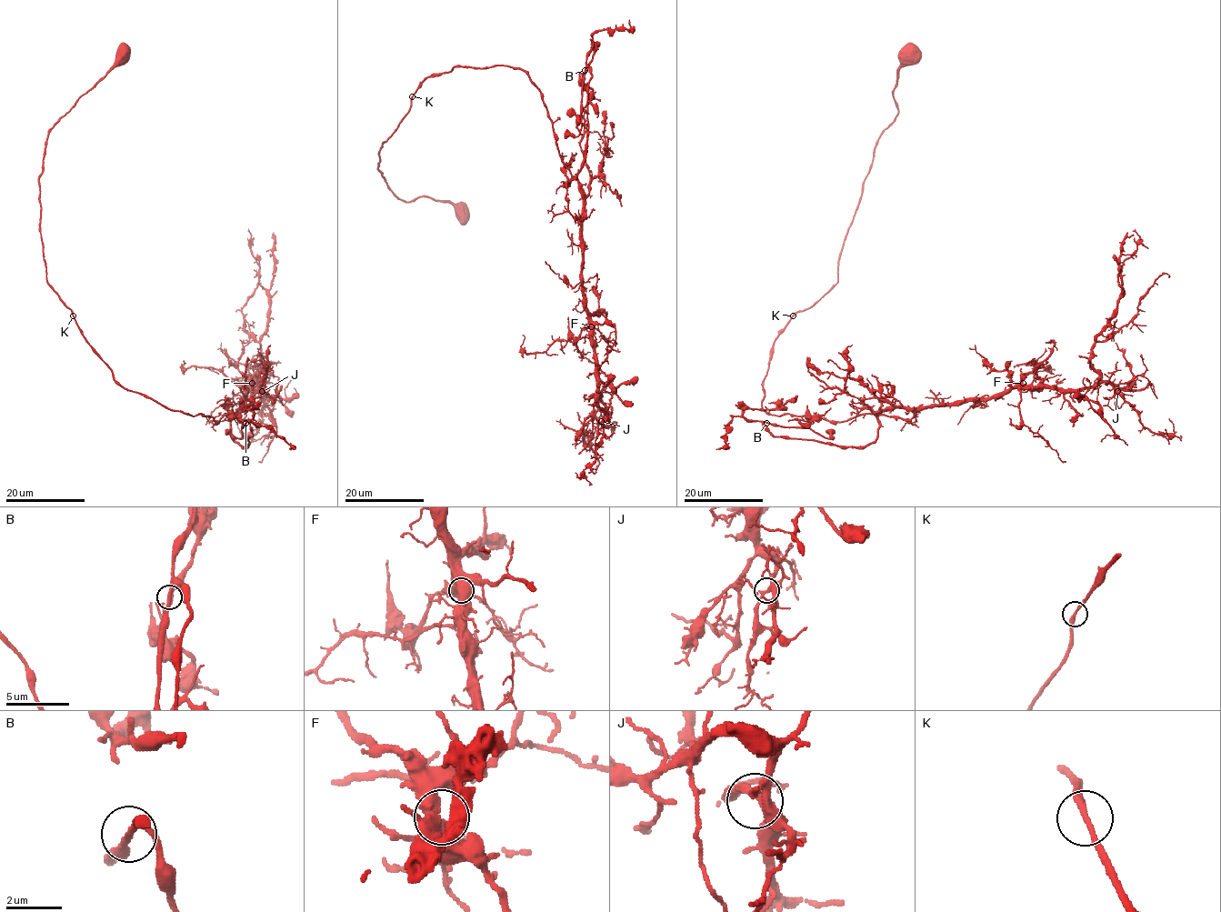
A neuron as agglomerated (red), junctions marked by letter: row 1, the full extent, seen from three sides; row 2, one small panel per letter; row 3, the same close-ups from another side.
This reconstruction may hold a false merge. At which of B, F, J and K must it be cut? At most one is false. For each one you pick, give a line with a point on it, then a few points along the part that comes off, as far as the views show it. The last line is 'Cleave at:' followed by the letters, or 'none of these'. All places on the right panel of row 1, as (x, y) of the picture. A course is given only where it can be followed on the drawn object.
Cleave at: none of these

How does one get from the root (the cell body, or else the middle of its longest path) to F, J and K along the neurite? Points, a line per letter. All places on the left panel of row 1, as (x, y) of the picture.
F: (123, 56), (46, 139), (38, 178), (46, 282), (128, 390), (216, 422), (243, 408), (252, 383)
J: (123, 56), (46, 139), (38, 178), (46, 282), (128, 390), (216, 422), (243, 408), (260, 381), (262, 391)
K: (123, 56), (51, 130), (44, 153), (43, 172), (38, 178), (40, 232), (45, 278), (73, 316)

